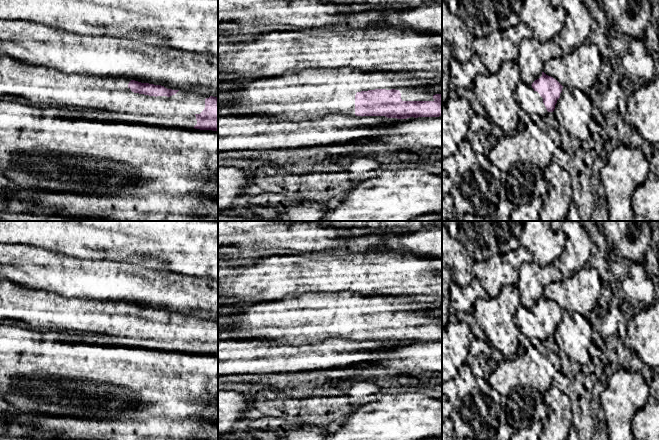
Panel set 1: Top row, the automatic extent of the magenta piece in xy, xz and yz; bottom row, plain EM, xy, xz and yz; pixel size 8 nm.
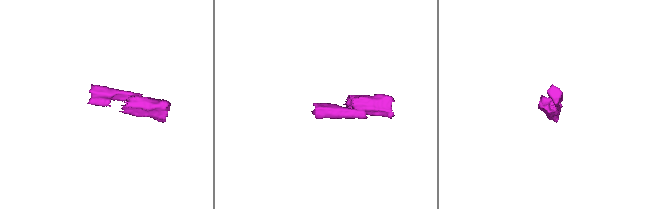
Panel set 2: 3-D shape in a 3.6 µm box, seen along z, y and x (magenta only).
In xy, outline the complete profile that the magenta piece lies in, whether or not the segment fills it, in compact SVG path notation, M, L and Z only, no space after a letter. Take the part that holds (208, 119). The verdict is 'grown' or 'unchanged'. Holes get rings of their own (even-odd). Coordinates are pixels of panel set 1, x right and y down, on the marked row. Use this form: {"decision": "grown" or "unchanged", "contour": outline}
{"decision": "unchanged", "contour": "M210 96L205 99L205 108L200 114L195 114L197 124L195 129L218 132L218 97Z"}

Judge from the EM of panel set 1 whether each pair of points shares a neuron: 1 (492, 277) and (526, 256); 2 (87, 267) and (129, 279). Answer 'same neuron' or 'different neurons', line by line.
1: same neuron
2: same neuron

